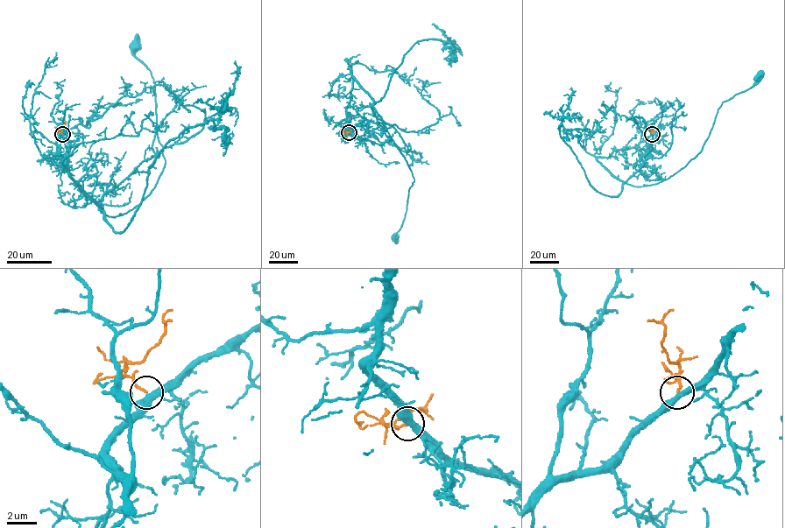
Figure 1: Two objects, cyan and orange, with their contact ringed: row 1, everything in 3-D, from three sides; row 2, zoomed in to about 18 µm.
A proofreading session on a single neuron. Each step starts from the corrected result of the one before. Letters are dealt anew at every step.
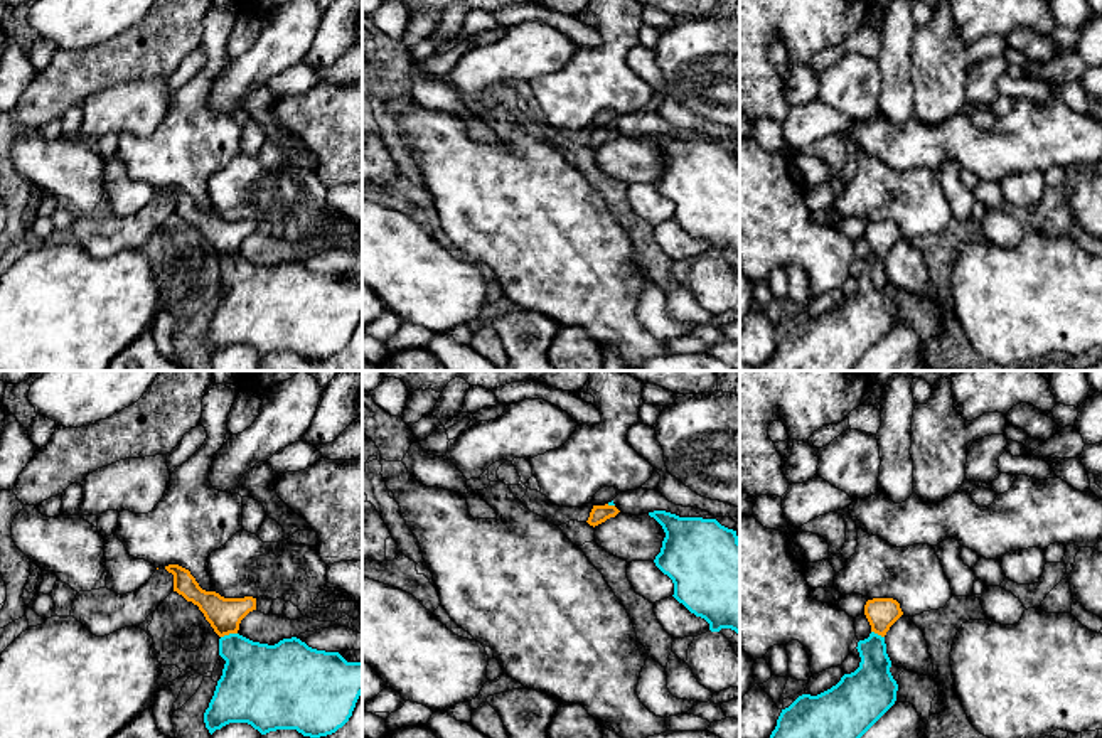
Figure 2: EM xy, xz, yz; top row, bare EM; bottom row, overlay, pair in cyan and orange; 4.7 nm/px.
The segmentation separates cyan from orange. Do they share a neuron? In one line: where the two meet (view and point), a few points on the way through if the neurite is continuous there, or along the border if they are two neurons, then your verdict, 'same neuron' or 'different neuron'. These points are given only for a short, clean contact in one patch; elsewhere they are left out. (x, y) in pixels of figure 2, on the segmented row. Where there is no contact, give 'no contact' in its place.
contact xy (230, 634); border xy (236, 632), (221, 637); different neuron

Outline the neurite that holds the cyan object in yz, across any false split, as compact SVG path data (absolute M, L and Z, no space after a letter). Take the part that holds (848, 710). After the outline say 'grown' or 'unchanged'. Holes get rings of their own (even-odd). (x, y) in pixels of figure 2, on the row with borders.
M871 632L856 649L859 667L817 696L799 696L782 709L770 738L861 738L895 704L898 684L890 672L885 637Z | unchanged

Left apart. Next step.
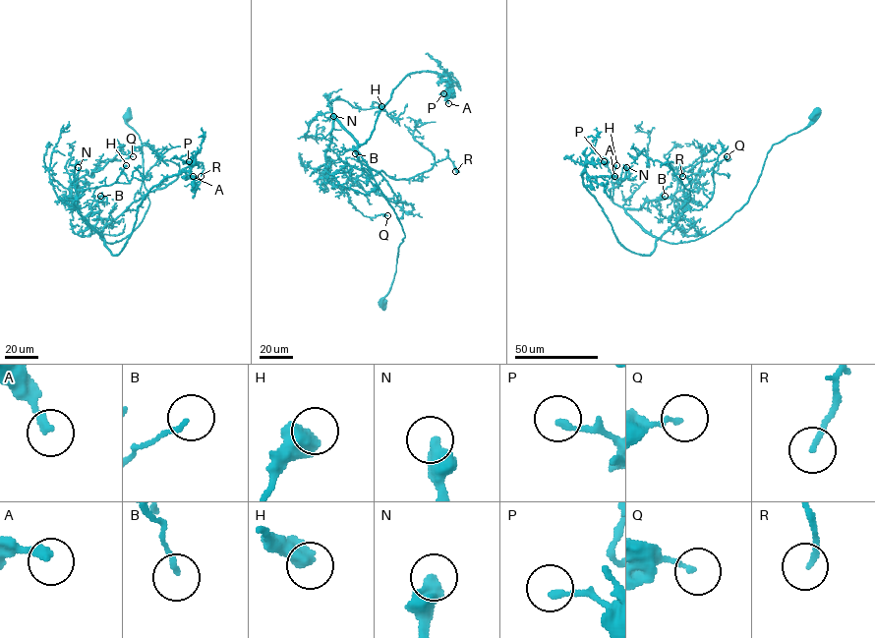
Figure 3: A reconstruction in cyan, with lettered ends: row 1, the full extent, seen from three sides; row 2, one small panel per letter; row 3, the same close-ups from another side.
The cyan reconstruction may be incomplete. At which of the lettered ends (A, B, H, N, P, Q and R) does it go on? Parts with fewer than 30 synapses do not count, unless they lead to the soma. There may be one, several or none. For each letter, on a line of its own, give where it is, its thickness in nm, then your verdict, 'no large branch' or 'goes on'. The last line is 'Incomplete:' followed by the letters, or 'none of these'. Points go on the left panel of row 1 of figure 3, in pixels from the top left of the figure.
A: at (193, 176); 240 nm thick; no large branch
B: at (100, 196); 150 nm thick; no large branch
H: at (126, 165); 600 nm thick; no large branch
N: at (78, 167); 550 nm thick; no large branch
P: at (189, 161); 200 nm thick; no large branch
Q: at (133, 156); 150 nm thick; no large branch
R: at (201, 176); 150 nm thick; no large branch
Incomplete: none of these

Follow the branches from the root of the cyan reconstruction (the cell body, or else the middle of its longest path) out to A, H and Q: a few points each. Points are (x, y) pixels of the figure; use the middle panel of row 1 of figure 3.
A: (382, 303), (404, 233), (357, 148), (370, 137), (392, 90), (410, 74), (434, 71), (447, 80), (448, 103)
H: (382, 303), (404, 233), (356, 141), (328, 102), (341, 99), (363, 109), (371, 108), (373, 101), (381, 106)
Q: (382, 303), (404, 233), (355, 139), (332, 115), (323, 174), (346, 190), (349, 202), (364, 216), (387, 215)

